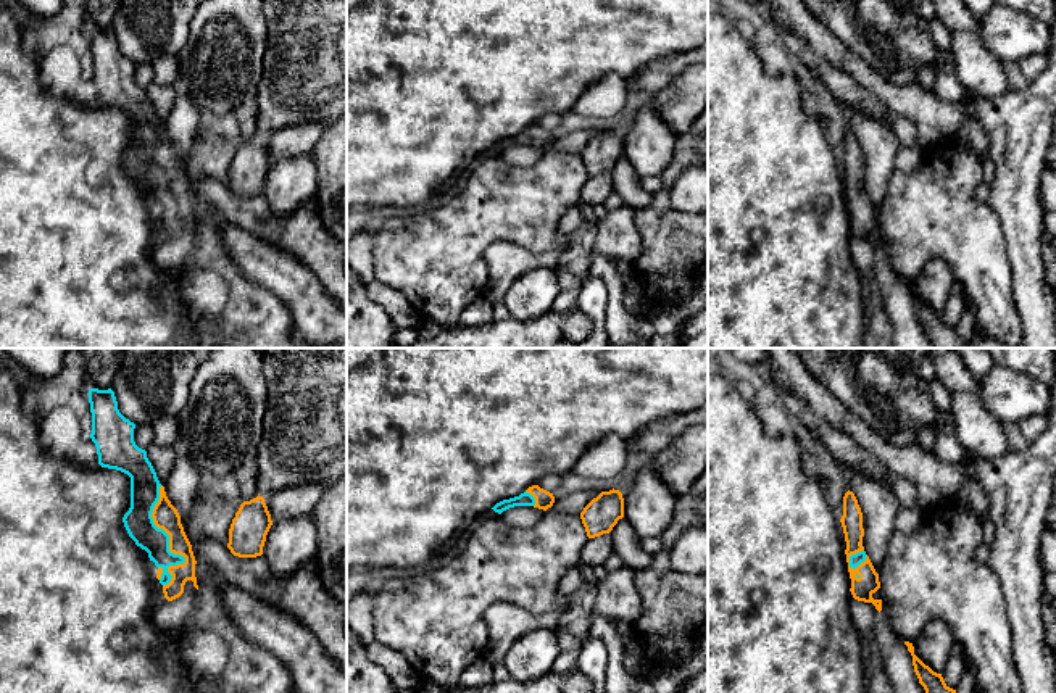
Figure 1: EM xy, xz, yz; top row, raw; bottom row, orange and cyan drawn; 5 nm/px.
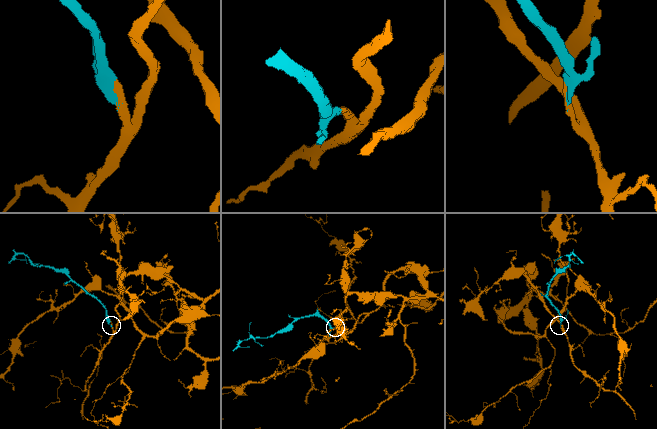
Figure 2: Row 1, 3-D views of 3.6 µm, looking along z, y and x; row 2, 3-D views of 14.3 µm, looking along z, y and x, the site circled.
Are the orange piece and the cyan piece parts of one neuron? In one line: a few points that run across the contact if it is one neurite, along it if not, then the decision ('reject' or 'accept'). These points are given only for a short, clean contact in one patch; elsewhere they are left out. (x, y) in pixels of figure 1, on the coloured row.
accept

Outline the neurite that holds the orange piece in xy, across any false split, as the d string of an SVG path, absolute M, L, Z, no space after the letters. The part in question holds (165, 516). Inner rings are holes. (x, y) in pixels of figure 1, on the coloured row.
M90 388L89 403L92 413L92 434L89 435L97 446L98 464L102 467L116 469L131 477L131 508L124 514L123 522L129 537L137 546L148 553L150 561L158 567L156 579L163 585L163 593L168 601L179 598L184 593L187 580L193 582L198 590L195 577L195 556L192 545L181 524L177 509L166 496L164 487L160 483L147 451L139 448L134 442L135 424L126 419L119 409L114 392Z

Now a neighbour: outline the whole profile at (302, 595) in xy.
M210 538L200 542L195 546L195 551L208 561L229 585L239 587L295 617L316 637L324 653L347 669L347 637L343 632L347 624L347 608L324 590L324 585L318 577L316 558L287 577L276 577L263 556L234 556L226 545Z

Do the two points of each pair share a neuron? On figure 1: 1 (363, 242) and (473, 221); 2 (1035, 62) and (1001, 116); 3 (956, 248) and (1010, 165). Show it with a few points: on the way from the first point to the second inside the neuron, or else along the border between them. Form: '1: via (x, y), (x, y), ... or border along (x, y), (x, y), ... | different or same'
1: border along (373, 231), (373, 273), (376, 278) | different
2: border along (1039, 73), (1029, 82) | different
3: border along (989, 203), (997, 215), (1003, 239) | different

